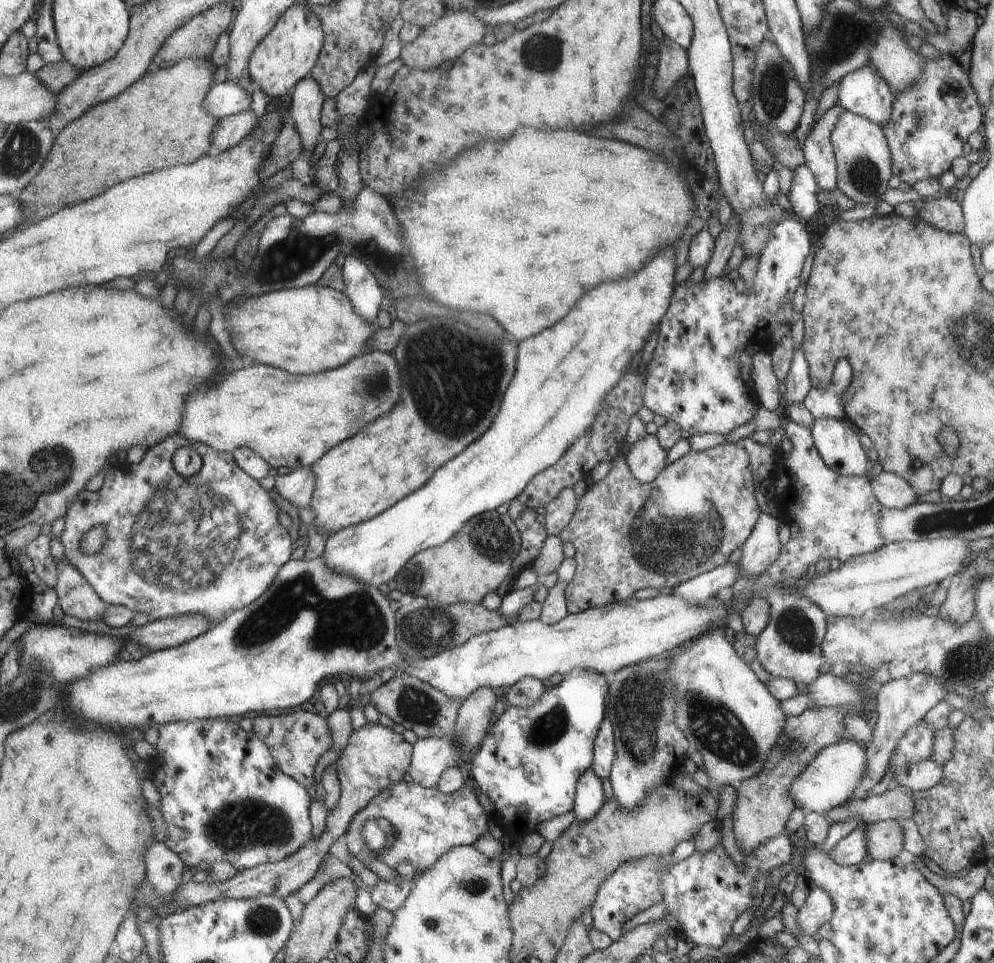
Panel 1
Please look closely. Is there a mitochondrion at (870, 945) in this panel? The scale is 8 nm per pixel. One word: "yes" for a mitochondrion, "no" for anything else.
yes

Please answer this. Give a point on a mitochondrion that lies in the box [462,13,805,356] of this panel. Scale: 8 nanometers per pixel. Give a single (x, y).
(774, 96)

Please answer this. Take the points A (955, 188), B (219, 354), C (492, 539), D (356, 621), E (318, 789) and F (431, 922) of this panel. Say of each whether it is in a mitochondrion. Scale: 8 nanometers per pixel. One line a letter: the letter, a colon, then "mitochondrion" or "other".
A: other
B: other
C: mitochondrion
D: mitochondrion
E: other
F: mitochondrion

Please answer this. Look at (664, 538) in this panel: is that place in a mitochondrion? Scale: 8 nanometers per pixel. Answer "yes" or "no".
yes

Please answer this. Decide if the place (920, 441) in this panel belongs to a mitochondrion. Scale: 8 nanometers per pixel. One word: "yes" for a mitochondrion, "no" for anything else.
no

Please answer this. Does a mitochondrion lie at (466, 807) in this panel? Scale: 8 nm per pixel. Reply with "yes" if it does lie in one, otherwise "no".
no

